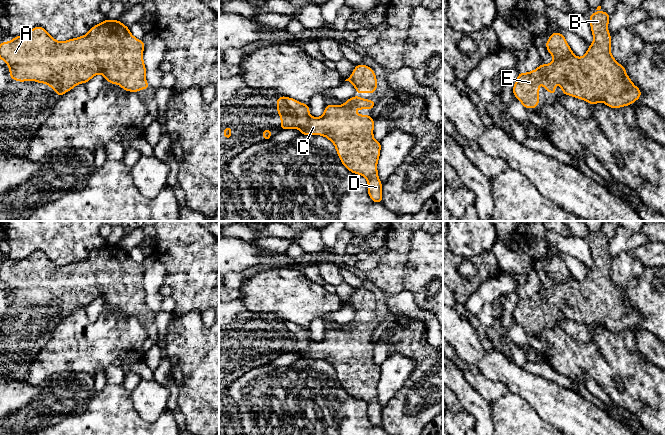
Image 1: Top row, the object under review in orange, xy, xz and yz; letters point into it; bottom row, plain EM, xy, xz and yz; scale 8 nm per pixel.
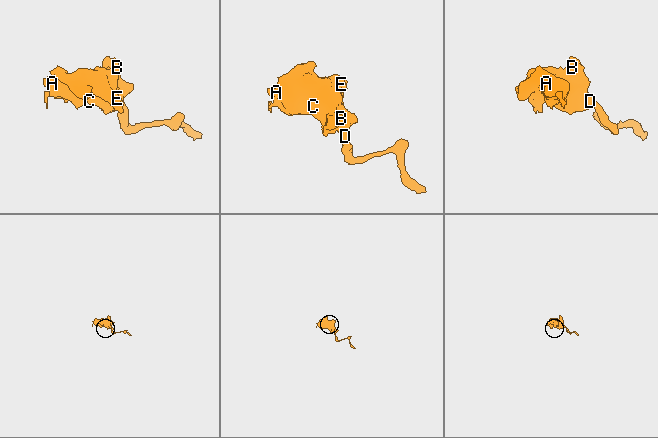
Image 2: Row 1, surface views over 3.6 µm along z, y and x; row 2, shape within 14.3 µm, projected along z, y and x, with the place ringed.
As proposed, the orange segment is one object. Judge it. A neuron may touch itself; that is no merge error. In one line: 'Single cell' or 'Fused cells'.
Single cell

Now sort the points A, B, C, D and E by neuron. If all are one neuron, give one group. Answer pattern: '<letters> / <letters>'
A B C D E

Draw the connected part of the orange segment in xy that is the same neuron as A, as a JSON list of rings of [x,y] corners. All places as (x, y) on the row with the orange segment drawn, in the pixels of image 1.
[[[107,19],[92,27],[85,36],[64,42],[56,41],[46,29],[37,26],[10,42],[1,42],[0,59],[8,65],[11,79],[47,84],[59,97],[97,74],[102,74],[111,84],[119,84],[125,91],[136,93],[149,88],[143,49],[143,40],[136,39],[127,26],[118,20]]]

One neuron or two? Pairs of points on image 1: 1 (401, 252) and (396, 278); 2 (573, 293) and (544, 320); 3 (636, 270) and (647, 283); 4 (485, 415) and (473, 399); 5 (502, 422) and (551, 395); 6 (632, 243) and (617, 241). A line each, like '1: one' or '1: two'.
1: one
2: one
3: two
4: one
5: two
6: one

